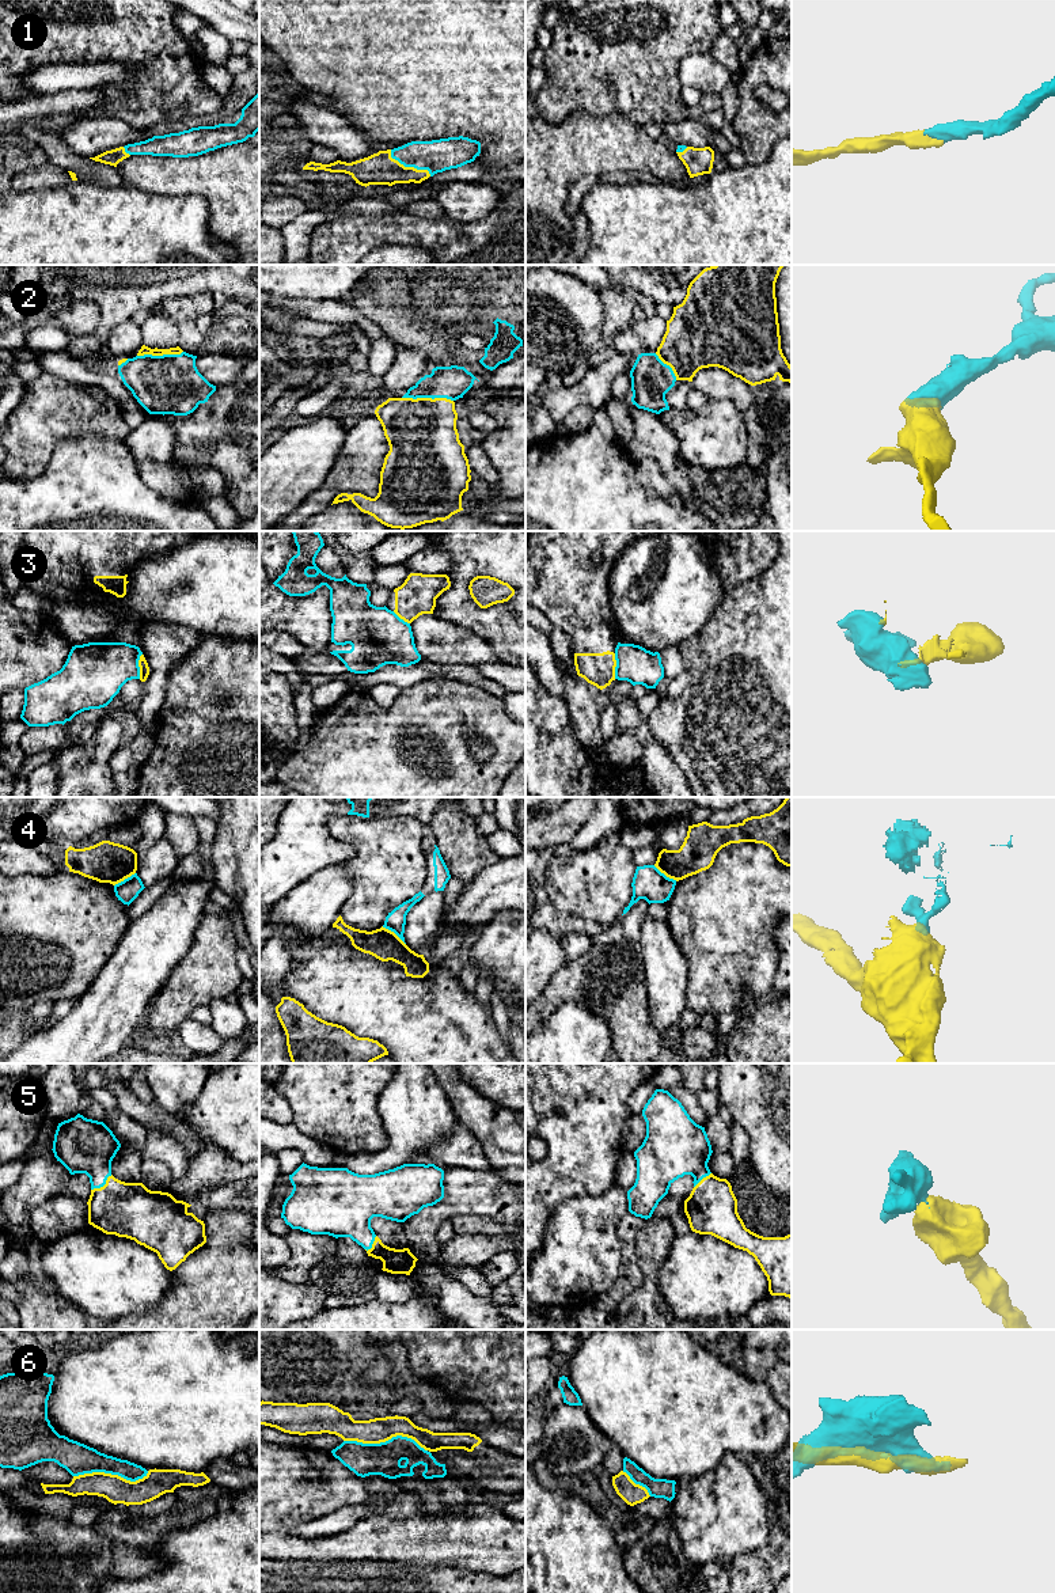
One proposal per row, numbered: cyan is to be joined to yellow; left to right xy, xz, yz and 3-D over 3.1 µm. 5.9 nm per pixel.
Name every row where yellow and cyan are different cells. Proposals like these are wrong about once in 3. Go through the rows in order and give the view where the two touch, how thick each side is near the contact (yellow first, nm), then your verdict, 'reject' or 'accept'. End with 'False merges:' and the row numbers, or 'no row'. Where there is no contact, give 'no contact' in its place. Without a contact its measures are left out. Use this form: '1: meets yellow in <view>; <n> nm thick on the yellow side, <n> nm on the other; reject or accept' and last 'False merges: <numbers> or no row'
1: meets yellow in xz; 190 nm thick on the yellow side, 190 nm on the other; accept
2: meets yellow in xz; 420 nm thick on the yellow side, 190 nm on the other; accept
3: meets yellow in yz; 190 nm thick on the yellow side, 220 nm on the other; reject
4: meets yellow in xz; 180 nm thick on the yellow side, 120 nm on the other; reject
5: meets yellow in xy; 320 nm thick on the yellow side, 320 nm on the other; accept
6: meets yellow in xz; 150 nm thick on the yellow side, 190 nm on the other; reject
False merges: 3, 4, 6

